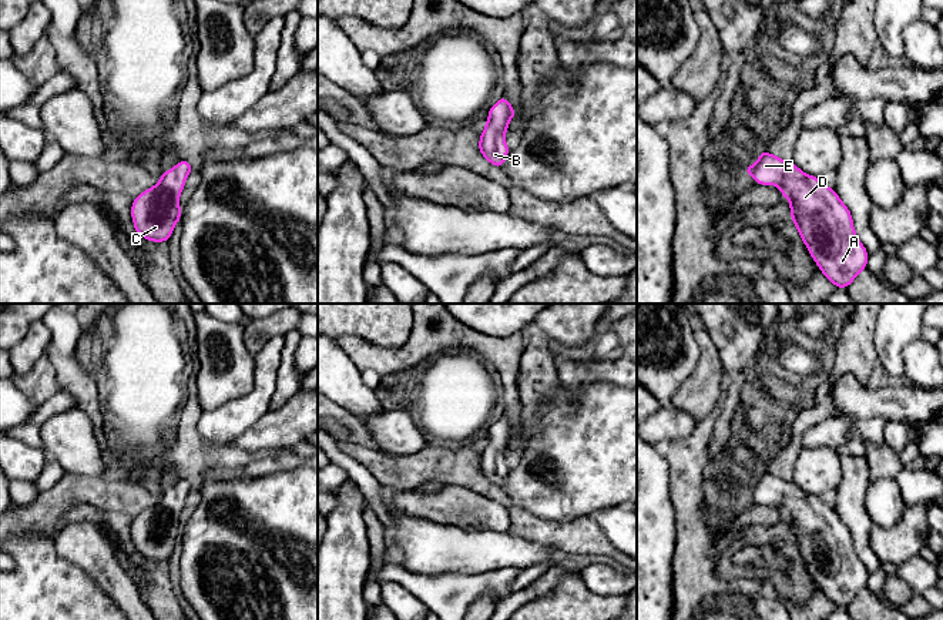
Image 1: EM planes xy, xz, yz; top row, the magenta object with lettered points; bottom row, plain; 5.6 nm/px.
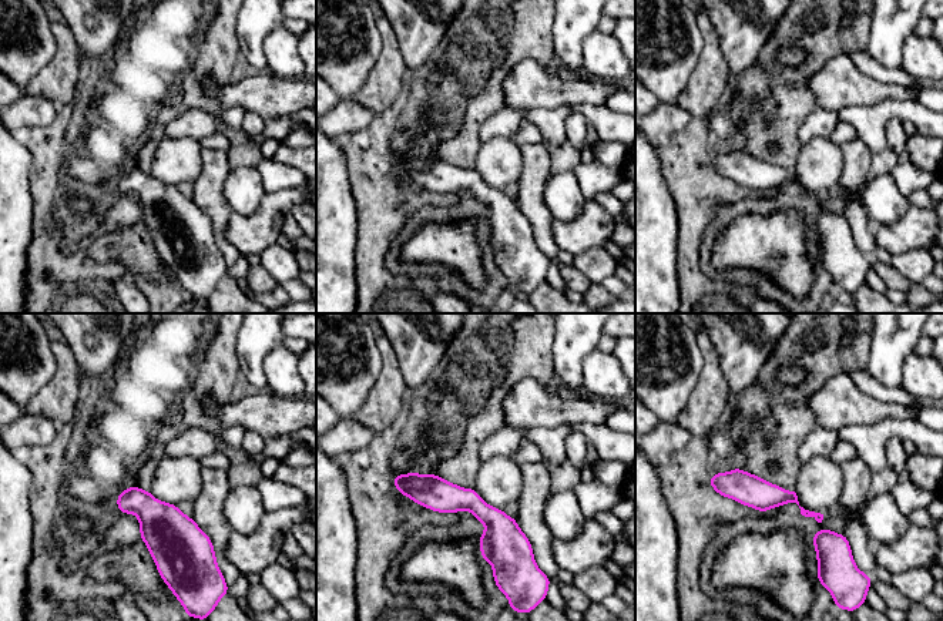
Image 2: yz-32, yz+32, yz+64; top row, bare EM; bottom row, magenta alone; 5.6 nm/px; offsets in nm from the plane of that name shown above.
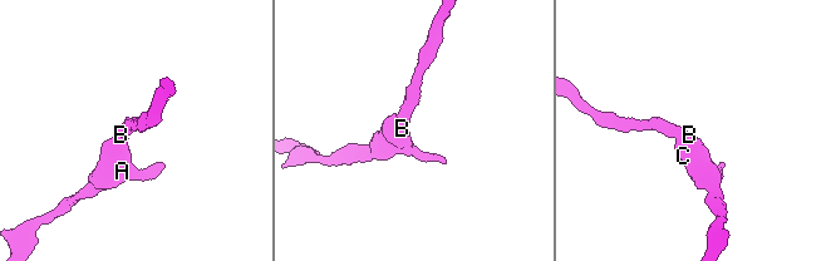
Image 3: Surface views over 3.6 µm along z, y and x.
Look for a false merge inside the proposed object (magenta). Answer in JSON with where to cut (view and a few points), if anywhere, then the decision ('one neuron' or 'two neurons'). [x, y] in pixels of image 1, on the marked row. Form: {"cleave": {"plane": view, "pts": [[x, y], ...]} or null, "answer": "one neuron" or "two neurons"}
{"cleave": null, "answer": "one neuron"}

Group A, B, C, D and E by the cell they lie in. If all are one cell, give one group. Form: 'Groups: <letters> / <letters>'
Groups: A B C D E

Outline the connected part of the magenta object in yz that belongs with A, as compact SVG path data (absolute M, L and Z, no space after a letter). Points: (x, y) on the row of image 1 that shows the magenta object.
M761 151L756 162L745 167L742 172L749 174L755 184L779 187L781 195L789 200L791 218L802 242L822 275L836 288L846 289L868 268L869 254L856 235L850 210L819 177L808 175L792 161L783 161L768 151Z

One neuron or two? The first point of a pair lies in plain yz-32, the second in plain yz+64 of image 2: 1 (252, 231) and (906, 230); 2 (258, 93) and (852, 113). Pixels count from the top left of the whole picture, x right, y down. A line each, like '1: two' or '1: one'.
1: one
2: two

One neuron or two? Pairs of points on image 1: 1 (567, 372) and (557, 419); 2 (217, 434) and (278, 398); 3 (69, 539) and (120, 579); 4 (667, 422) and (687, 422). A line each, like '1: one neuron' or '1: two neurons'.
1: two neurons
2: two neurons
3: one neuron
4: one neuron

